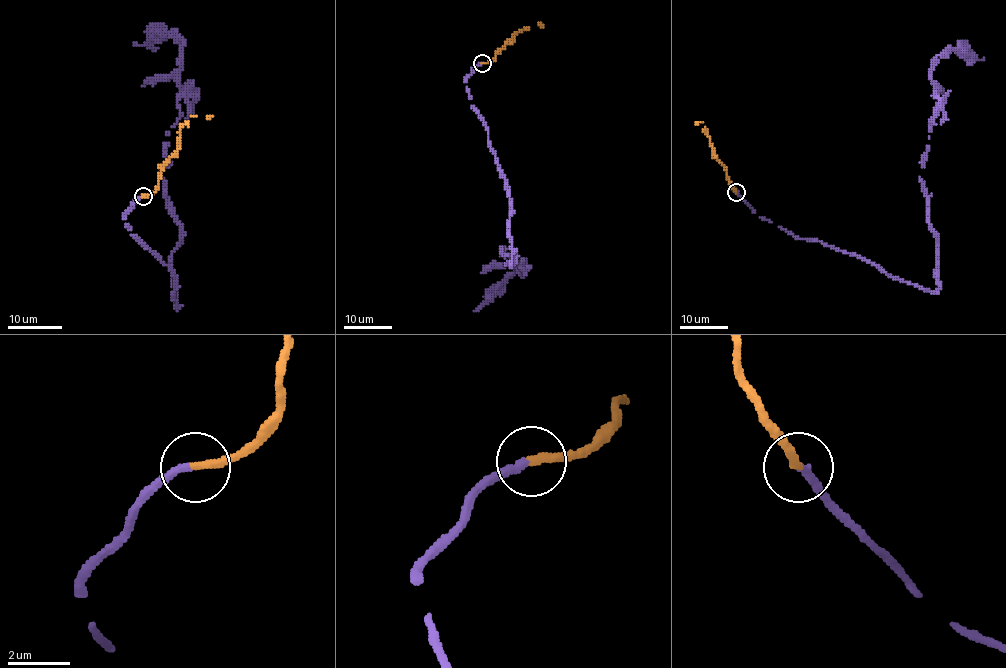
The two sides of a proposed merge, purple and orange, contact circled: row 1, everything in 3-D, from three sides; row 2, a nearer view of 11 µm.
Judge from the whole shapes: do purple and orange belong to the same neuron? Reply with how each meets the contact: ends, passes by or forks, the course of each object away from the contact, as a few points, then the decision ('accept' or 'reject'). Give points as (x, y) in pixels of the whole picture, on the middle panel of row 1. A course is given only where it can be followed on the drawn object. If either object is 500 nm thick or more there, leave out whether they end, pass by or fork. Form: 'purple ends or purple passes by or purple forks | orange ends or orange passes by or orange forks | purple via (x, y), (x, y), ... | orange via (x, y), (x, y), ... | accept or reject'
purple ends | orange ends | purple via (483, 63), (465, 82), (510, 199), (506, 264), (517, 255), (501, 247), (502, 257), (518, 267), (473, 310) | orange via (483, 63), (489, 63), (515, 34), (537, 23), (543, 26) | accept

